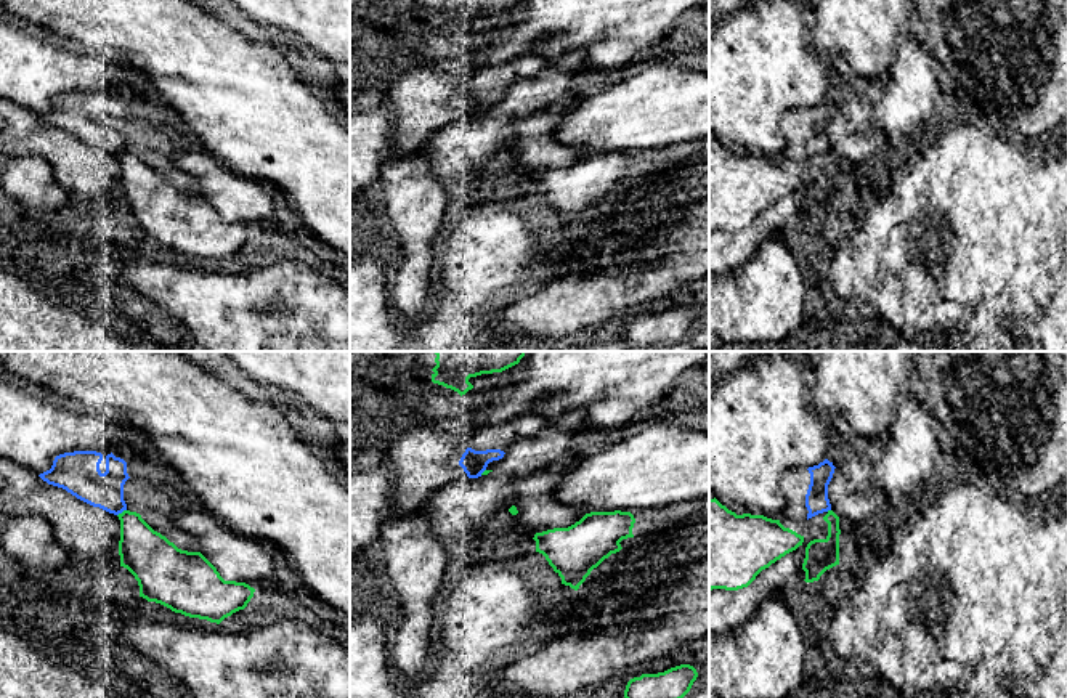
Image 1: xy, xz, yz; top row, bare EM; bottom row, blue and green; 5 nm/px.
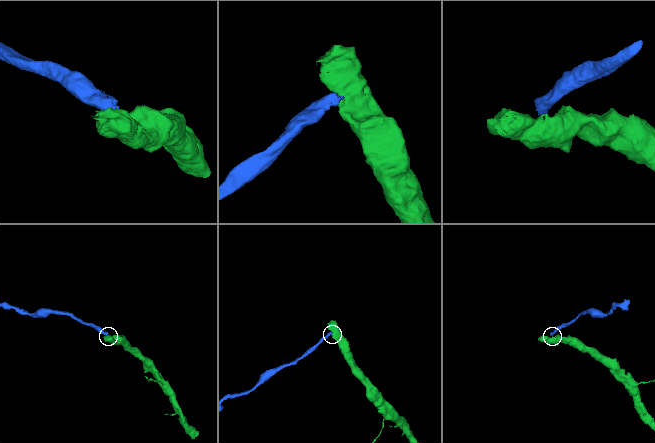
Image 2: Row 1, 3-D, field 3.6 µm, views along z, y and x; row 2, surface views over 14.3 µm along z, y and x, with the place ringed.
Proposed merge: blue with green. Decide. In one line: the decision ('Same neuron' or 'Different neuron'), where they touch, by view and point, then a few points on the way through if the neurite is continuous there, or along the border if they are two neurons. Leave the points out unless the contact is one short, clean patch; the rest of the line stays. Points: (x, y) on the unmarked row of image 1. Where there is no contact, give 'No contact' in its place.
Different neuron. Touches blue at xy (121, 153)

